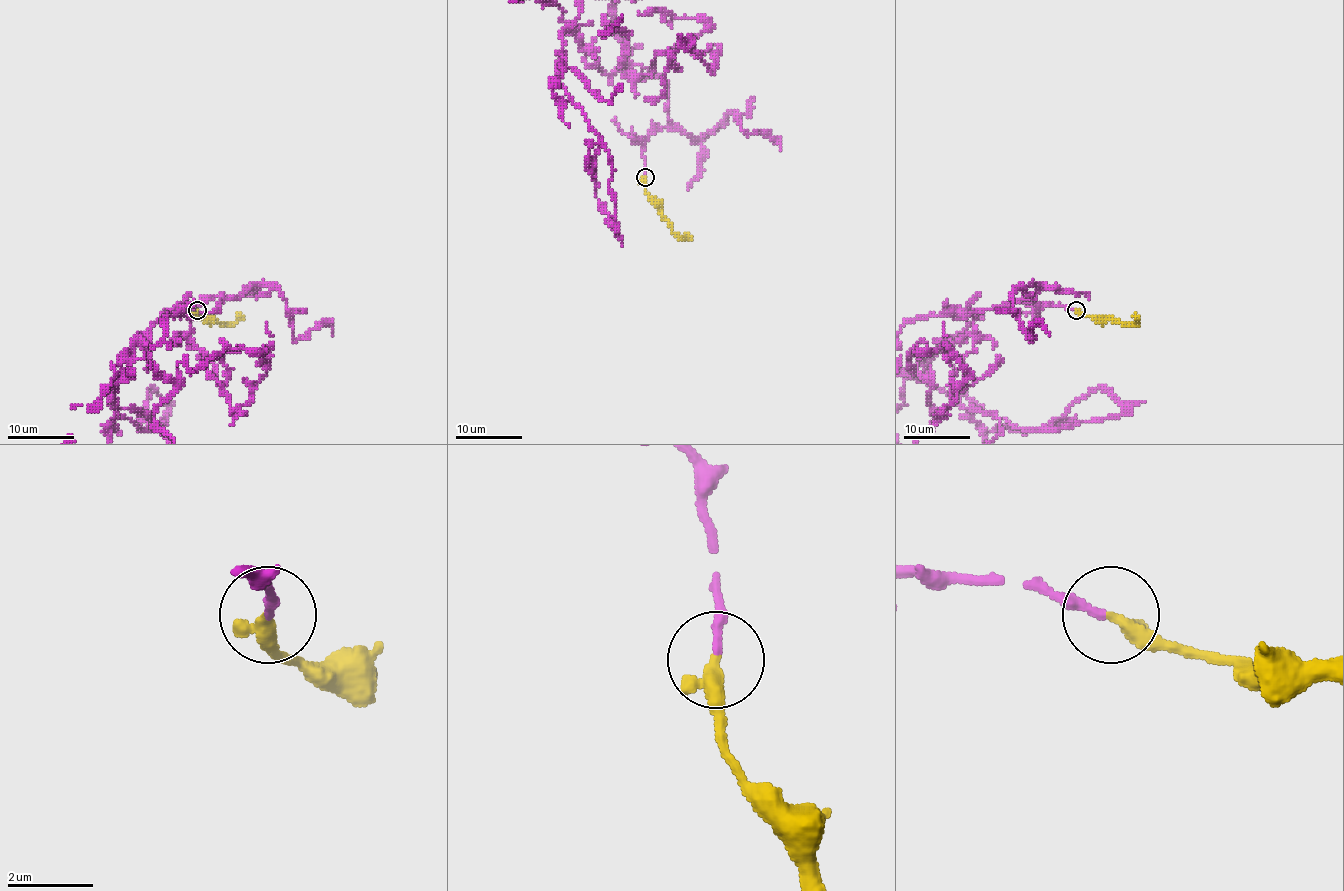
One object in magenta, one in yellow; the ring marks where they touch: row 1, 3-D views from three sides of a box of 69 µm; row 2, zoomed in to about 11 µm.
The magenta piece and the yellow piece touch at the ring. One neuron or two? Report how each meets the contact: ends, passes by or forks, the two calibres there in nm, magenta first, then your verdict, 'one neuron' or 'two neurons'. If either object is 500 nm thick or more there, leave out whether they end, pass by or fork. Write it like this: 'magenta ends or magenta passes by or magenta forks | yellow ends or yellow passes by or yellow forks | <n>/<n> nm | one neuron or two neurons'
magenta ends | yellow ends | 200/400 nm | one neuron

